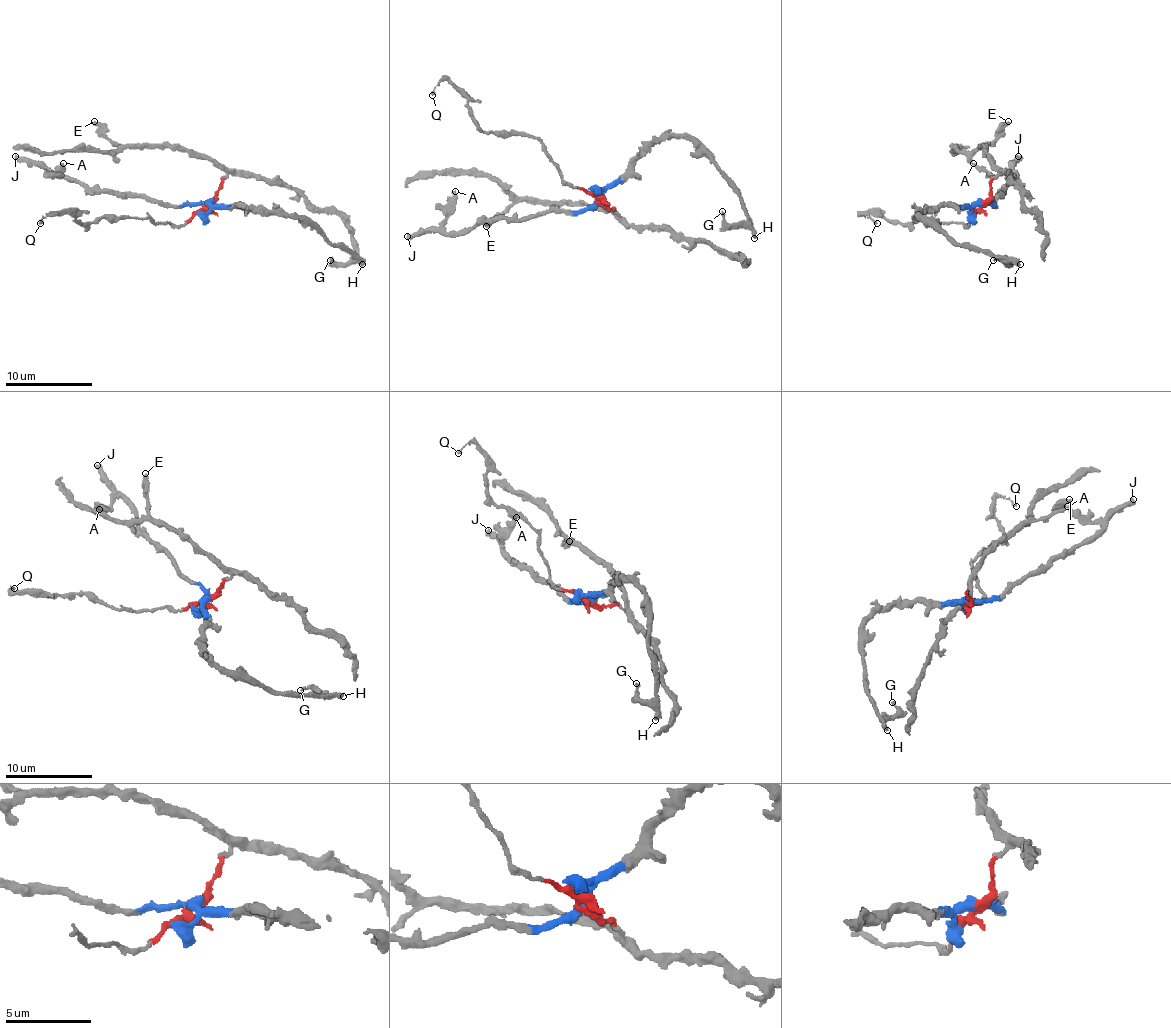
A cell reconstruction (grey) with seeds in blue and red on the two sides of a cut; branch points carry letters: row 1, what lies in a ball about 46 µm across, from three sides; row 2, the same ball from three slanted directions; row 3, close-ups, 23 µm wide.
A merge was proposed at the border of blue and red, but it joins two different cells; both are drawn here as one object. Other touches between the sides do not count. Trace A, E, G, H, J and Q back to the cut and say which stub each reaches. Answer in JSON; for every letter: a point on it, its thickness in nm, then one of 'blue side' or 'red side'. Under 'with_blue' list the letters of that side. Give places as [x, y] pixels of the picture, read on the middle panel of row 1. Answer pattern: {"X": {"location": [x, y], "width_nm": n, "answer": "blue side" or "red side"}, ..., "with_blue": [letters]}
{"A": {"location": [455, 191], "width_nm": 360, "answer": "blue side"}, "E": {"location": [486, 226], "width_nm": 360, "answer": "red side"}, "G": {"location": [722, 211], "width_nm": 240, "answer": "blue side"}, "H": {"location": [754, 238], "width_nm": 380, "answer": "blue side"}, "J": {"location": [407, 236], "width_nm": 480, "answer": "blue side"}, "Q": {"location": [432, 95], "width_nm": 200, "answer": "red side"}, "with_blue": ["A", "G", "H", "J"]}

